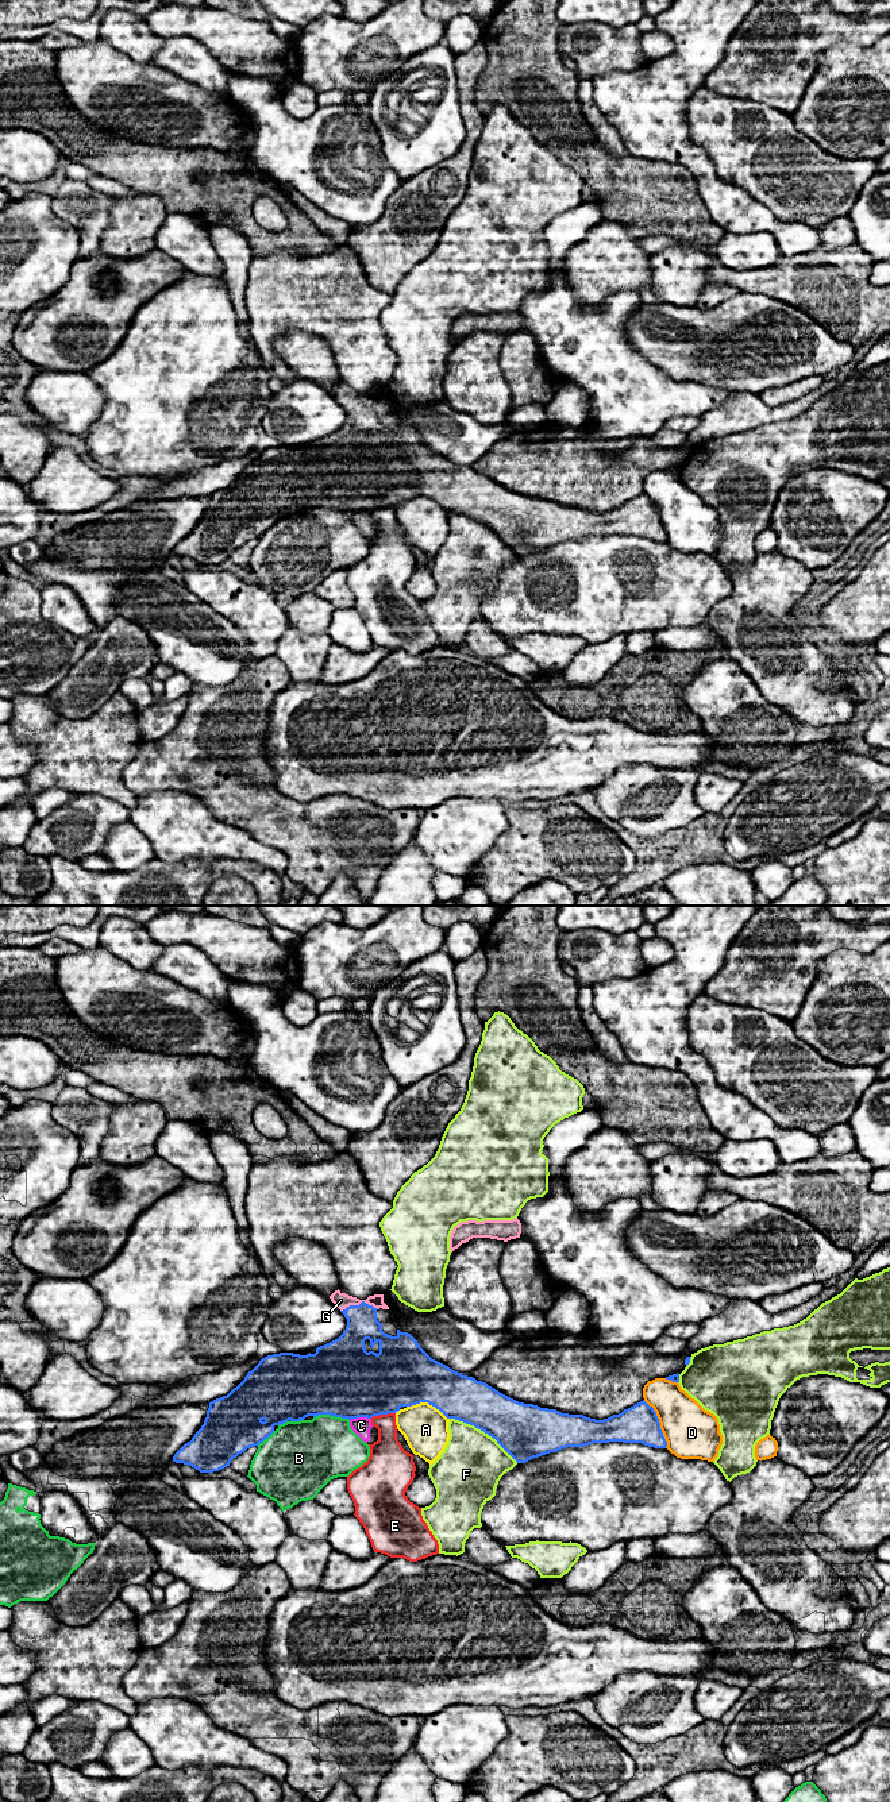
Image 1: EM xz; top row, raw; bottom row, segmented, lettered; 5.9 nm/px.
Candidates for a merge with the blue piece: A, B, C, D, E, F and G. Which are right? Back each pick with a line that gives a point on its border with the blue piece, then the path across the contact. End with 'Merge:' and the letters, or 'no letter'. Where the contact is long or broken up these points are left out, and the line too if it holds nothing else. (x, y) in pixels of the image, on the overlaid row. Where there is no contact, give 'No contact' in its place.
G: Touches blue at xz (359, 1304)
Merge: G

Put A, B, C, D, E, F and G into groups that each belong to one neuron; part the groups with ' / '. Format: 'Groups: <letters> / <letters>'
Groups: A / B / C / D / E / F / G

